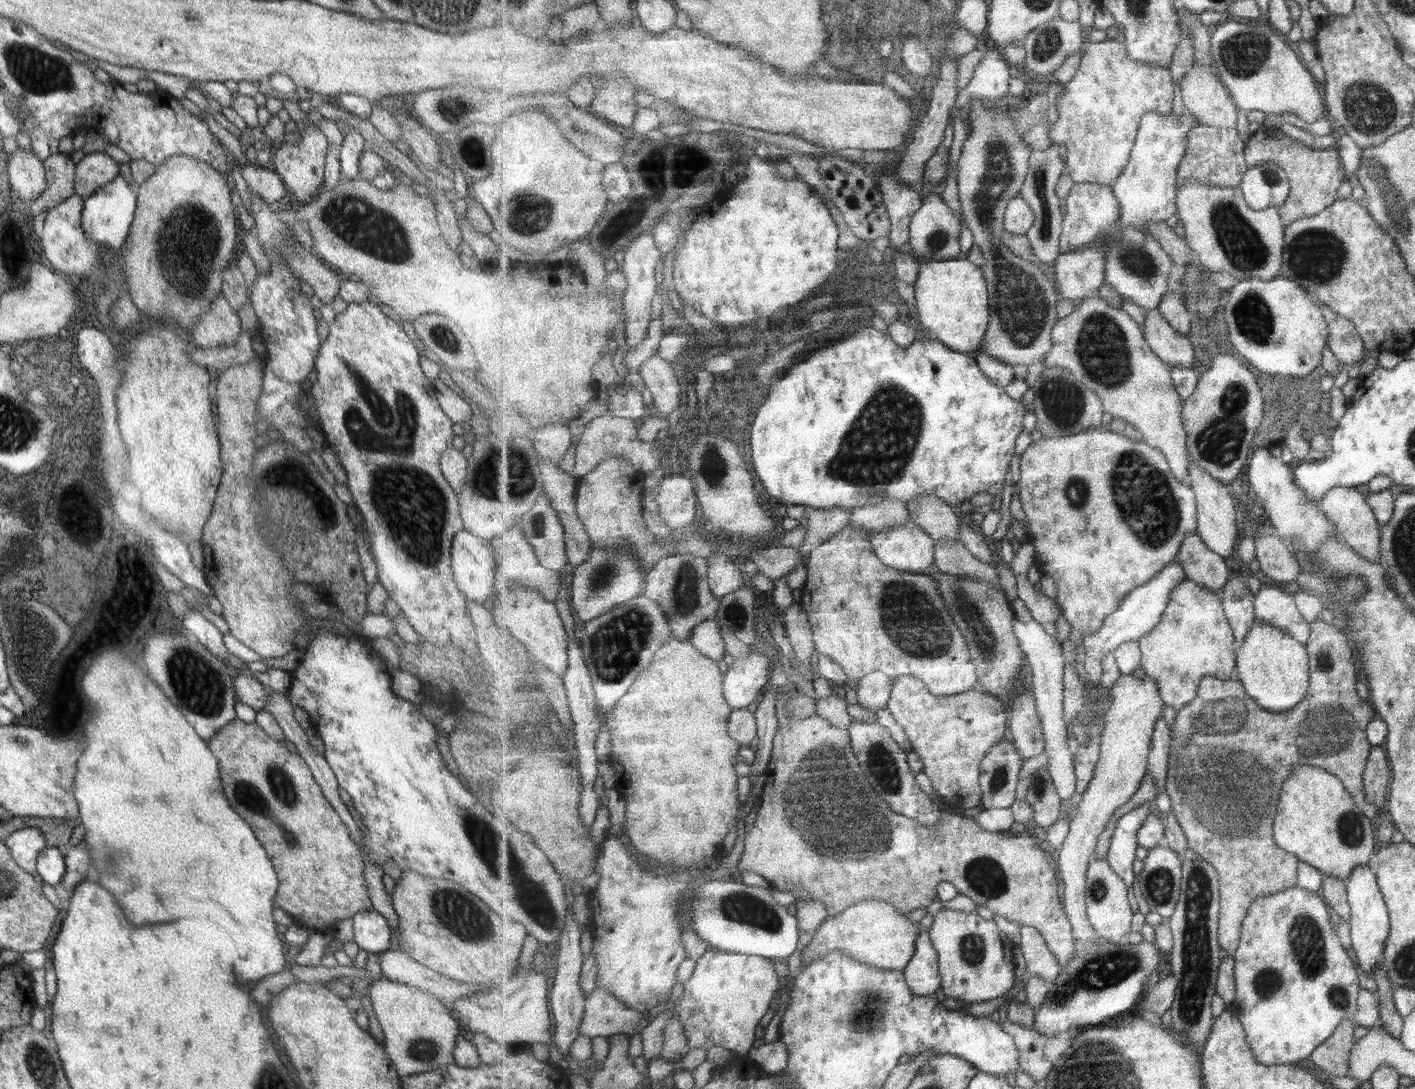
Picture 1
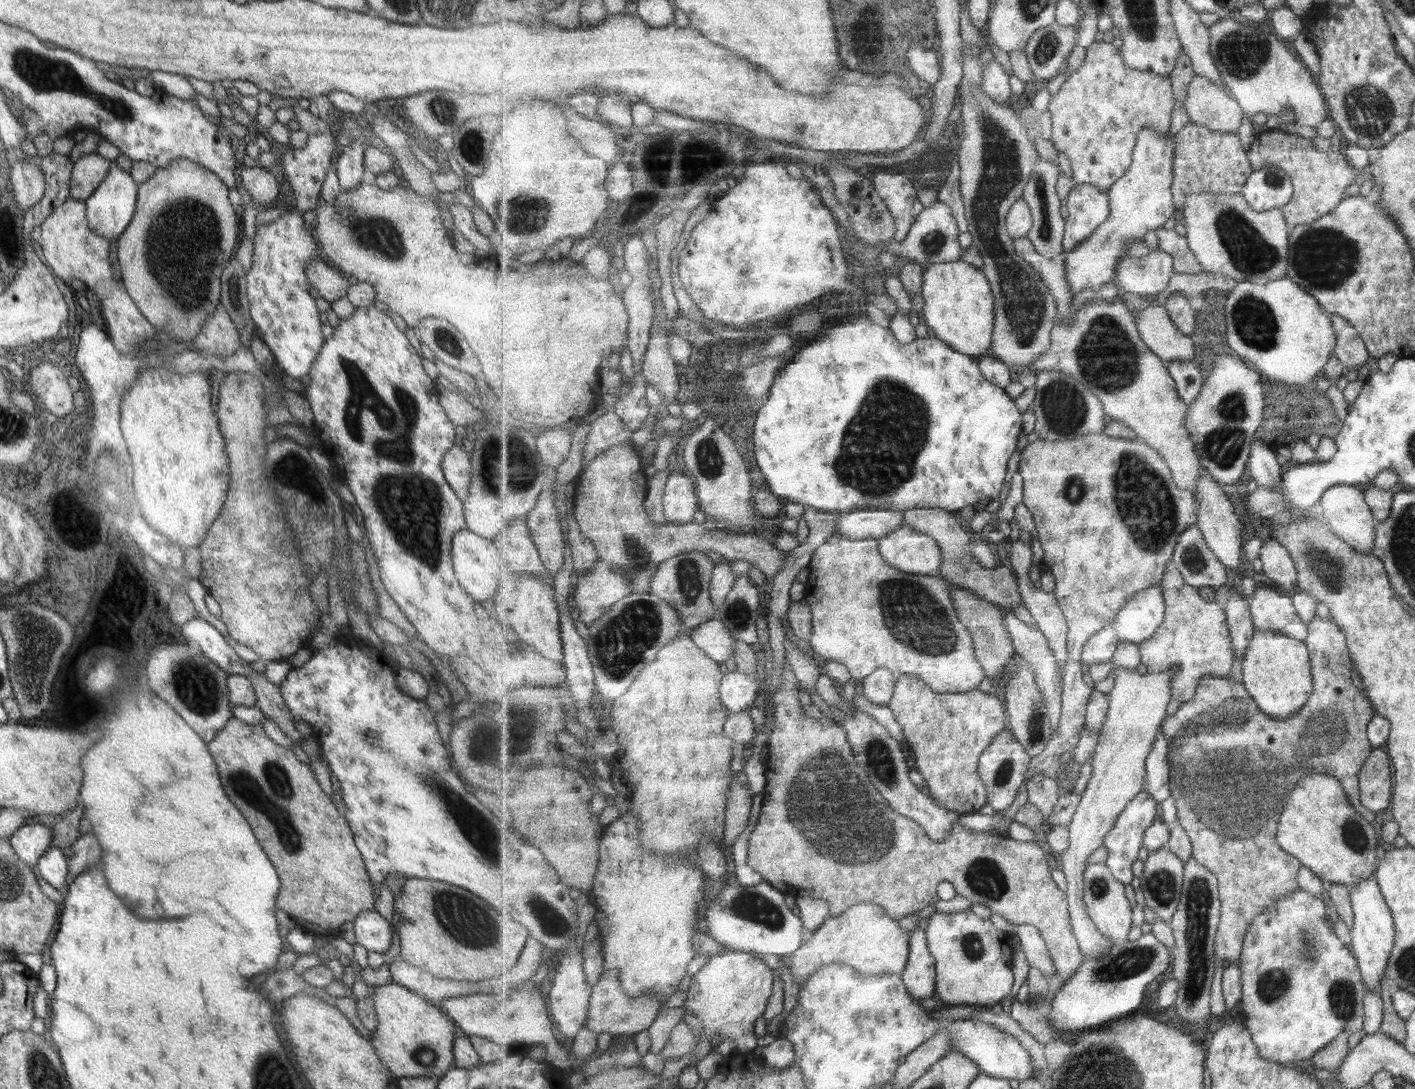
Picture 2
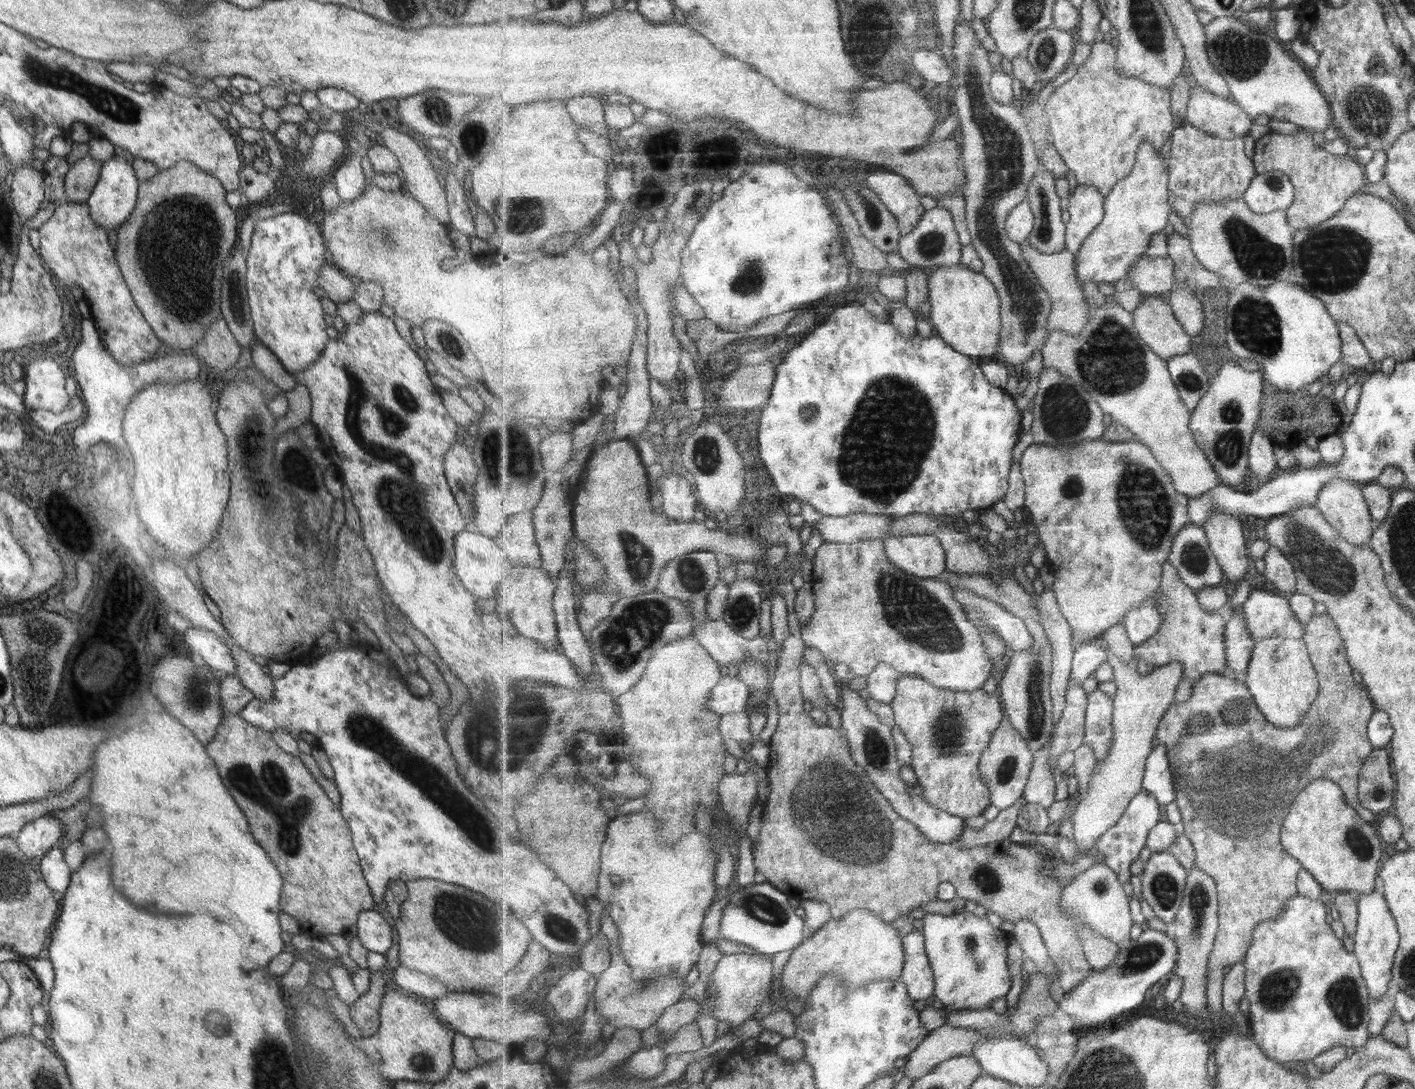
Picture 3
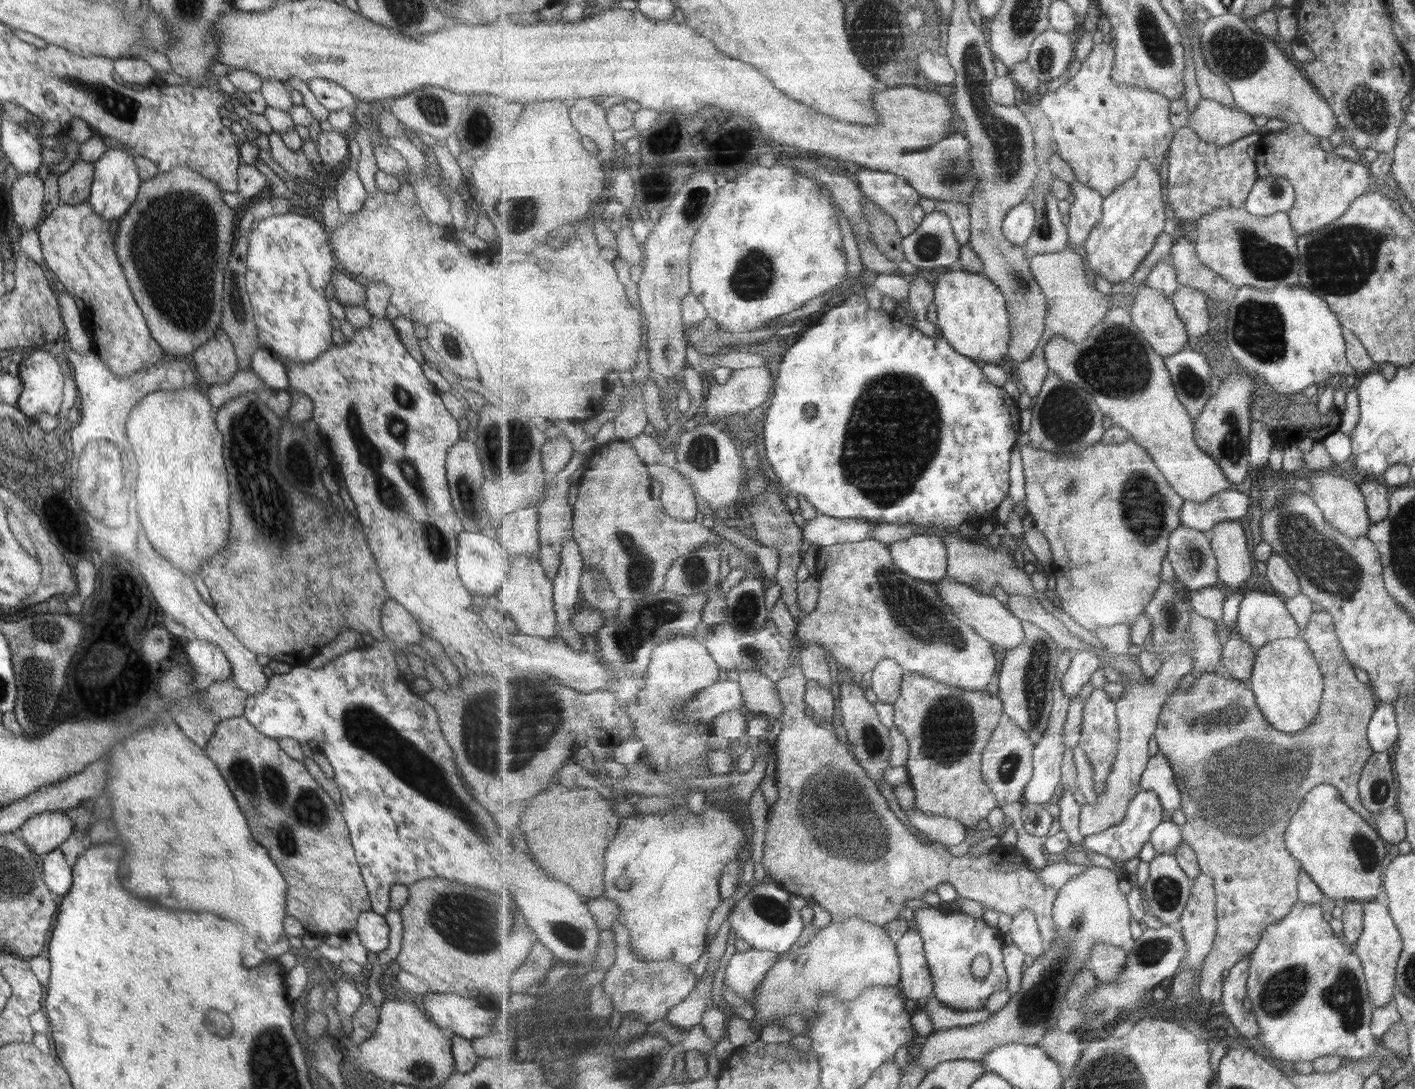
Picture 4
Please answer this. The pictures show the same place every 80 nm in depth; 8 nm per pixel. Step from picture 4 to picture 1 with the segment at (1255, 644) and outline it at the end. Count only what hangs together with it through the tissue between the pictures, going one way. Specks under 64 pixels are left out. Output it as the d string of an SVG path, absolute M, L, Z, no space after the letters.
M1262 586L1256 594L1255 613L1256 620L1285 630L1300 644L1305 645L1311 634L1309 623L1299 615L1292 596L1282 592L1281 588Z

